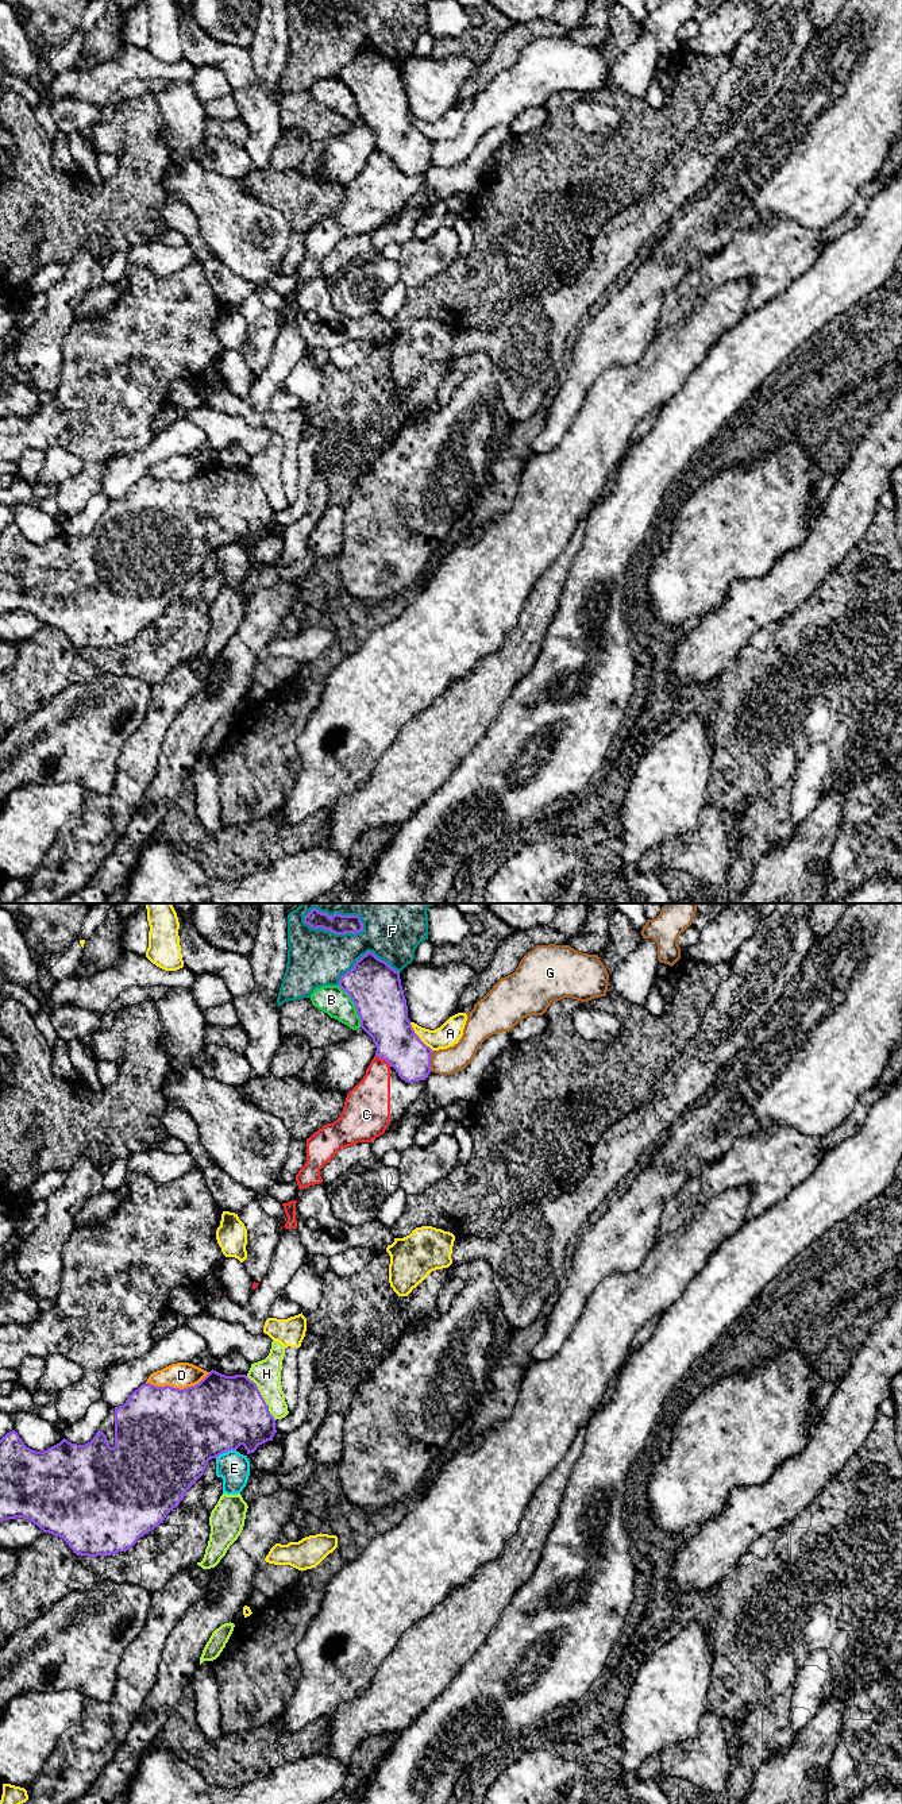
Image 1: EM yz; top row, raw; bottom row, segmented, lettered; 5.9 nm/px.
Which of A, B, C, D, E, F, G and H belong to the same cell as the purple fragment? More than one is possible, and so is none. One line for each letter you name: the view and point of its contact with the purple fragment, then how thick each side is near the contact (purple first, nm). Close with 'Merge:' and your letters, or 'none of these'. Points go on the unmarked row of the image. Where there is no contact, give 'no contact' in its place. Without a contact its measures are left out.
Merge: none of these

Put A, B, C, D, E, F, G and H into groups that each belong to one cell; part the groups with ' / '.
A / B / C / D / E / F / G / H

